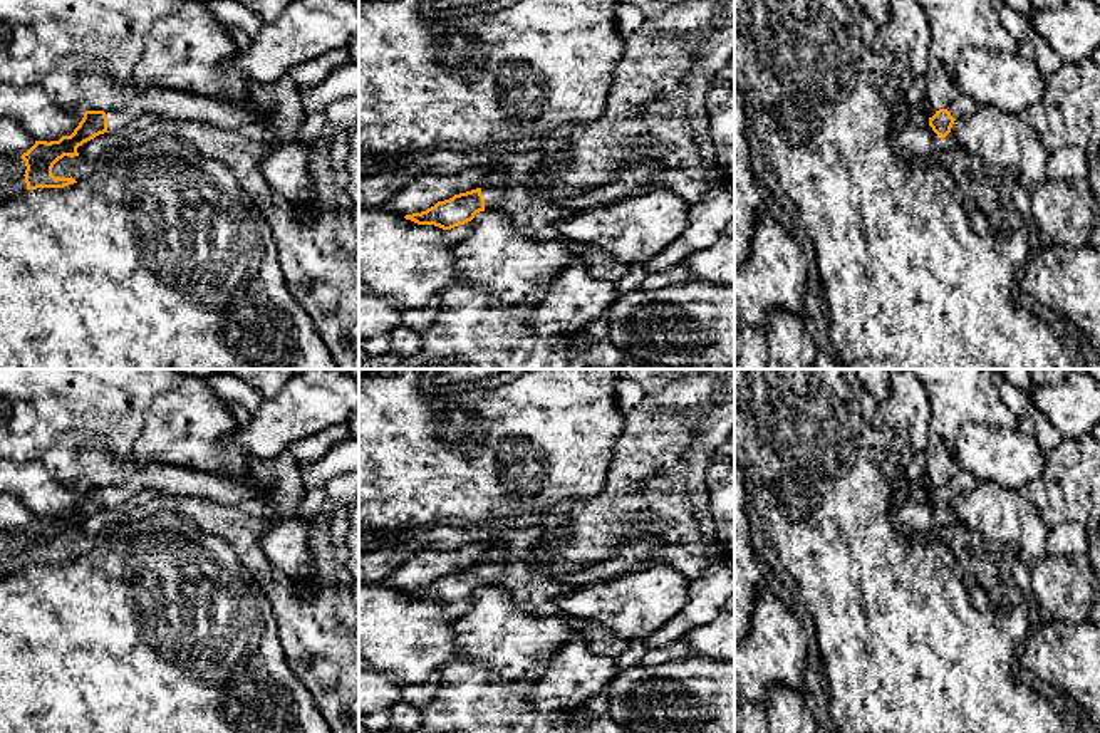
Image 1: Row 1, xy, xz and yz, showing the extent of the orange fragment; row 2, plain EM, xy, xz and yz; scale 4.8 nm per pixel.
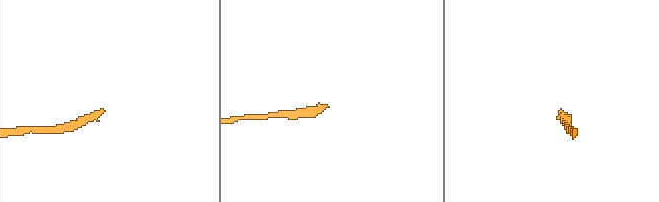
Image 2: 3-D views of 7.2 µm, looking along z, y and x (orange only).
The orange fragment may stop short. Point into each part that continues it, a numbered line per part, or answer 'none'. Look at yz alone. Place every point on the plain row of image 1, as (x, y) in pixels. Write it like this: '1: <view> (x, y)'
1: yz (963, 482)

